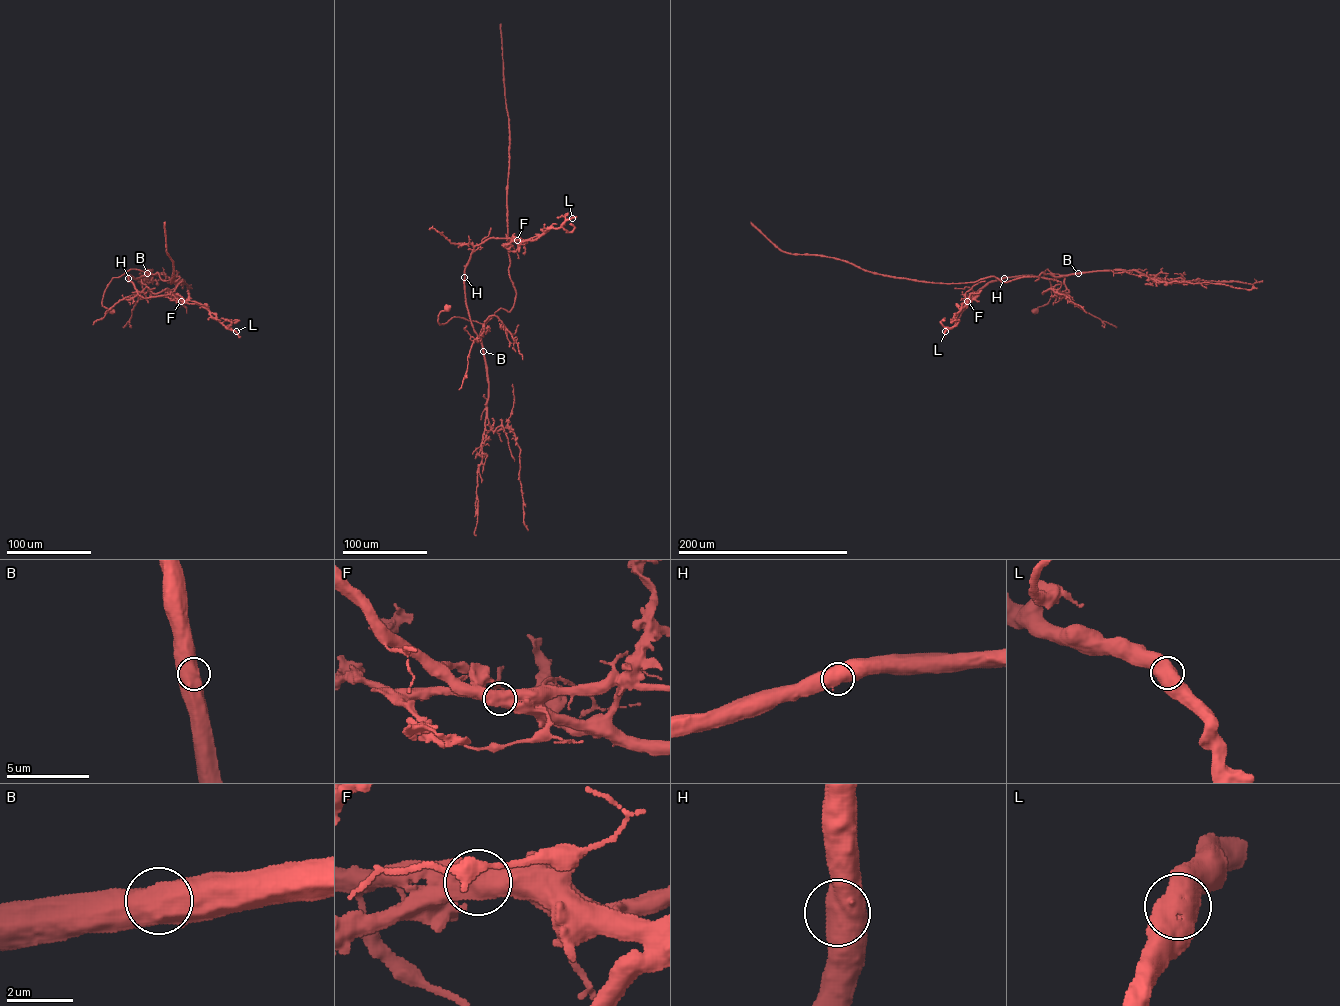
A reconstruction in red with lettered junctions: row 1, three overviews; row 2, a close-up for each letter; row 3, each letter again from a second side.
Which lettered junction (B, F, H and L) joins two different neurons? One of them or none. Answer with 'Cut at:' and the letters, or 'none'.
Cut at: F

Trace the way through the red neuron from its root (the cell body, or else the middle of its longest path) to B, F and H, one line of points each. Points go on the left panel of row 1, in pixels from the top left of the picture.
B: (111, 310), (103, 306), (102, 301), (111, 279), (131, 269), (147, 272), (145, 275), (147, 273)
F: (111, 310), (102, 304), (105, 289), (132, 269), (148, 273), (128, 277), (140, 296), (181, 301)
H: (111, 310), (103, 306), (102, 301), (113, 278), (132, 269), (148, 273), (138, 278), (128, 278)

